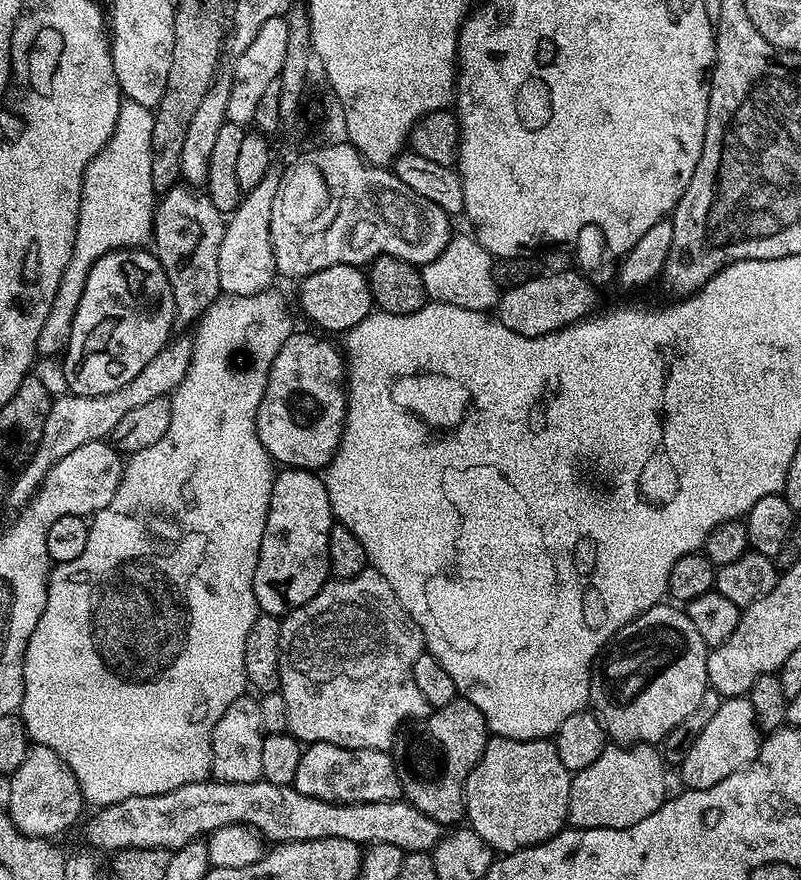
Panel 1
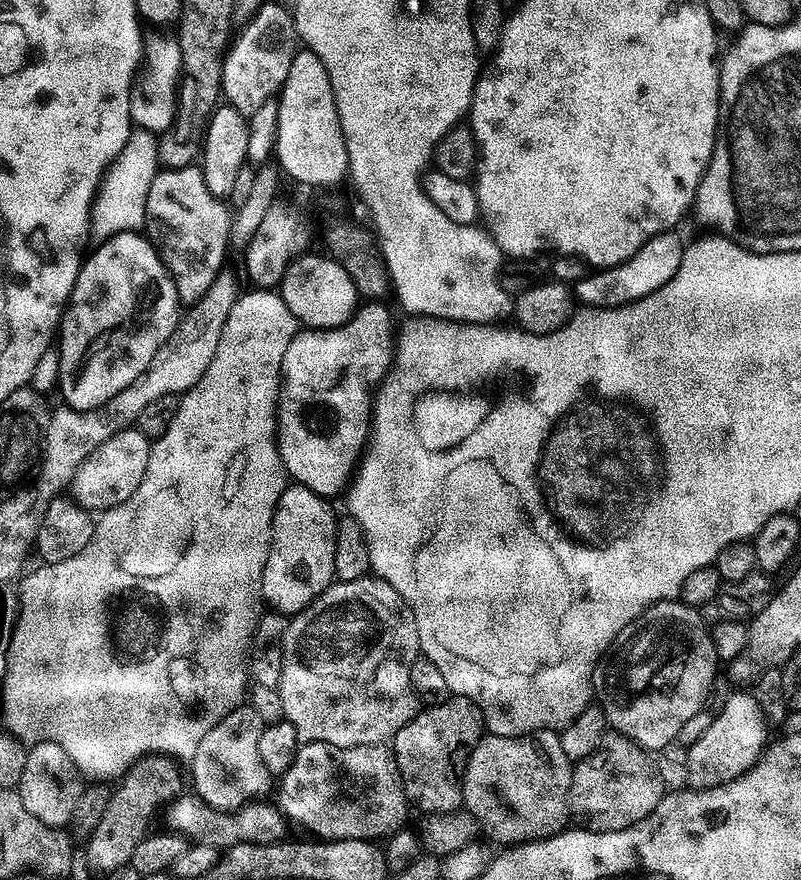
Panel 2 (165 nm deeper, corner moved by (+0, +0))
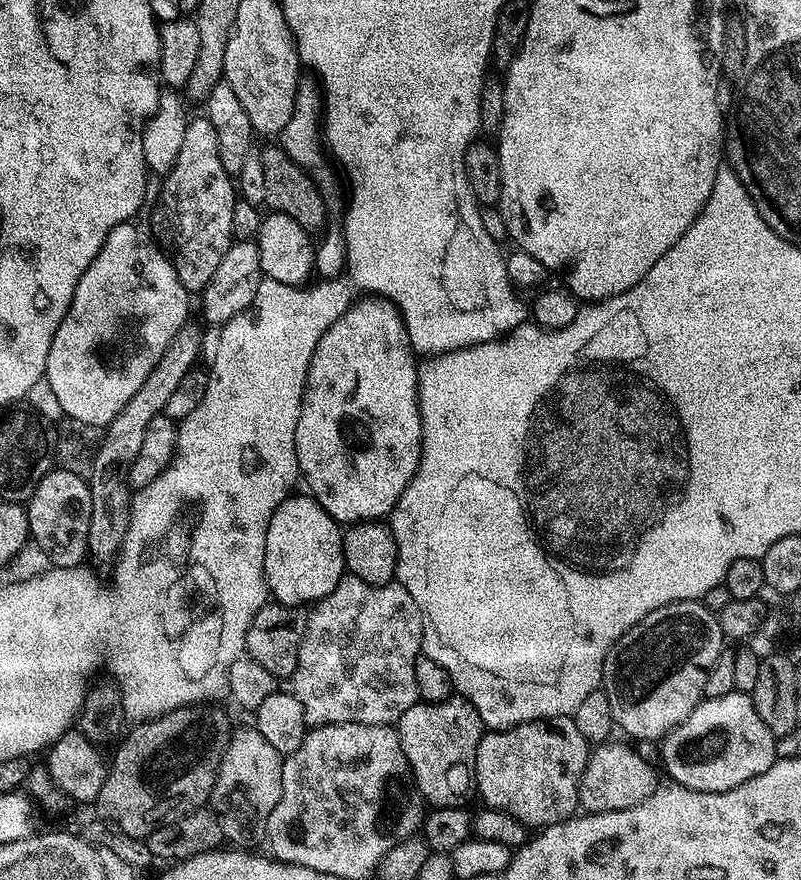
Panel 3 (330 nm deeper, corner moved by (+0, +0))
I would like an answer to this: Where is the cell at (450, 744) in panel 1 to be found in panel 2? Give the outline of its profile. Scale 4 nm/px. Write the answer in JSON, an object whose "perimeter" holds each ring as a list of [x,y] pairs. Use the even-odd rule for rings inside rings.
{"perimeter":[[[449,695],[446,702],[421,707],[416,716],[390,741],[396,765],[404,783],[404,792],[413,805],[416,804],[424,814],[434,812],[455,812],[464,802],[464,771],[468,765],[474,746],[478,746],[481,736],[485,735],[484,719],[480,707],[465,696]]]}

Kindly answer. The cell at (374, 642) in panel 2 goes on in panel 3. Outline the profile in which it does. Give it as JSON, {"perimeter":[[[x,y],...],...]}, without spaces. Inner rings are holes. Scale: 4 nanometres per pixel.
{"perimeter":[[[345,574],[338,582],[338,586],[334,586],[334,590],[330,590],[330,594],[326,594],[326,598],[316,601],[314,607],[307,613],[302,646],[298,650],[298,666],[290,677],[290,691],[293,696],[298,698],[298,702],[302,702],[304,717],[309,726],[317,724],[395,725],[402,718],[402,714],[406,714],[406,710],[410,710],[410,706],[414,706],[420,700],[418,682],[414,682],[414,662],[421,656],[423,647],[424,619],[418,606],[414,606],[414,598],[410,598],[408,591],[399,582],[367,584],[362,582],[362,578]]]}

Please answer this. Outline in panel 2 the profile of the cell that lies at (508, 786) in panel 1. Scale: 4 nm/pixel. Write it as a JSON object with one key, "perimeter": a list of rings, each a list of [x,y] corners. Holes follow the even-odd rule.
{"perimeter":[[[544,728],[531,736],[485,734],[474,746],[464,771],[463,807],[474,814],[481,833],[497,845],[545,840],[569,827],[568,791],[573,767],[574,762],[562,750],[559,731]]]}

